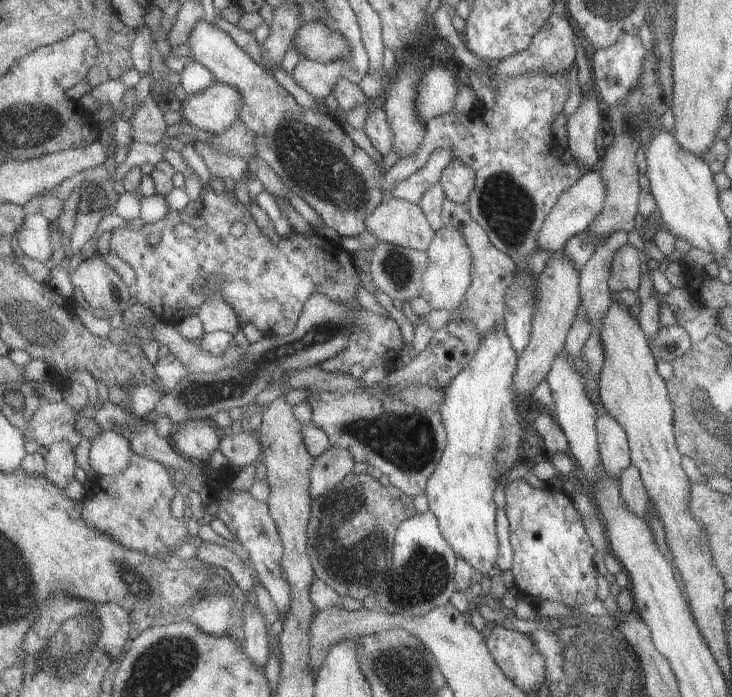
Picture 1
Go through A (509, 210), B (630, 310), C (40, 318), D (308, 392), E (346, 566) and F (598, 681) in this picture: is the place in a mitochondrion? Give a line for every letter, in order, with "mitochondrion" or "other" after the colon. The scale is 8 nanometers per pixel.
A: mitochondrion
B: other
C: mitochondrion
D: other
E: mitochondrion
F: mitochondrion

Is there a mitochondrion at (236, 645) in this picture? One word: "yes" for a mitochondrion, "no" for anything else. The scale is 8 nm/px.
no

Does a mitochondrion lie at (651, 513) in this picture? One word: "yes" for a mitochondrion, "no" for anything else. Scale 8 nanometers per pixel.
no

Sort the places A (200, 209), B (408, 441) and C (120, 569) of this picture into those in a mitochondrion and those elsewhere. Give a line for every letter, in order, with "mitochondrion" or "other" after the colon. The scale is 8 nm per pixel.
A: other
B: mitochondrion
C: mitochondrion

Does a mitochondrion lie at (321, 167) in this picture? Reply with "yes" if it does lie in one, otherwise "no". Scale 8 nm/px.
yes

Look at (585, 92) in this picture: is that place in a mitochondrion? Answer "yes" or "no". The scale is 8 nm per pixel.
no

